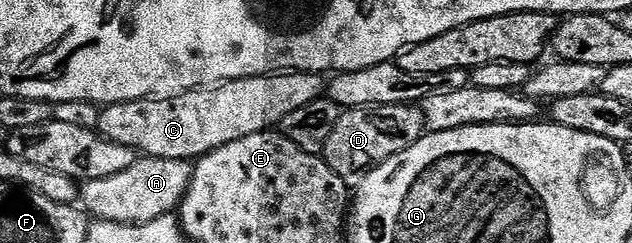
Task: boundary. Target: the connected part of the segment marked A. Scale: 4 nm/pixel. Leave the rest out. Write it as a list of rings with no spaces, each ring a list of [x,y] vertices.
[[[140,156],[123,171],[117,171],[115,175],[97,177],[92,181],[83,181],[81,185],[81,205],[92,218],[101,221],[113,221],[126,225],[140,225],[146,221],[152,221],[158,217],[166,217],[174,214],[183,202],[183,196],[191,182],[191,161],[182,161],[180,157],[148,157]]]

